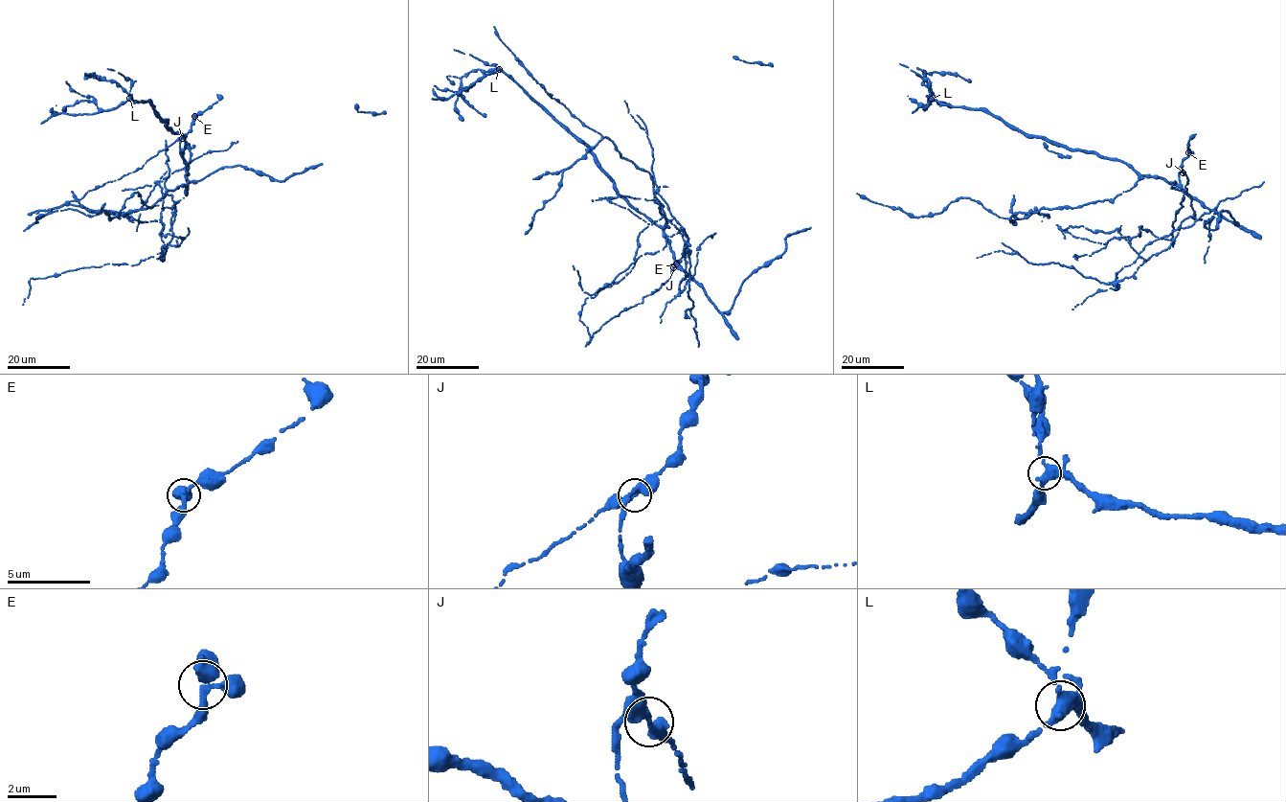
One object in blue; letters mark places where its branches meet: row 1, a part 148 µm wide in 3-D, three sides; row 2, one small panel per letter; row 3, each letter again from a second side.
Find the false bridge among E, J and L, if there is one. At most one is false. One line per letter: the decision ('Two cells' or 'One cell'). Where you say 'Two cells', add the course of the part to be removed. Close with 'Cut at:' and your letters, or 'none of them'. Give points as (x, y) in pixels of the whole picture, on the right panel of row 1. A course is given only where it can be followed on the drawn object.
E: One cell
J: Two cells. Course of the part to remove: (1183, 171), (1169, 240), (1063, 230), (1116, 228), (1139, 256), (1114, 282), (1131, 277), (1195, 217), (1175, 180)
L: One cell
Cut at: J

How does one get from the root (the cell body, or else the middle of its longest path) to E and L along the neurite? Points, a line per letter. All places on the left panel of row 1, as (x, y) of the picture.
E: (176, 141), (189, 131), (194, 116)
L: (176, 141), (182, 137), (180, 151), (188, 146), (149, 102), (129, 98)

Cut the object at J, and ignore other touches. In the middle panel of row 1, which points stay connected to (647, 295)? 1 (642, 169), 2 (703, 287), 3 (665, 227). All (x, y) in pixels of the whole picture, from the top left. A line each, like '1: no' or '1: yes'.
1: no
2: no
3: no

